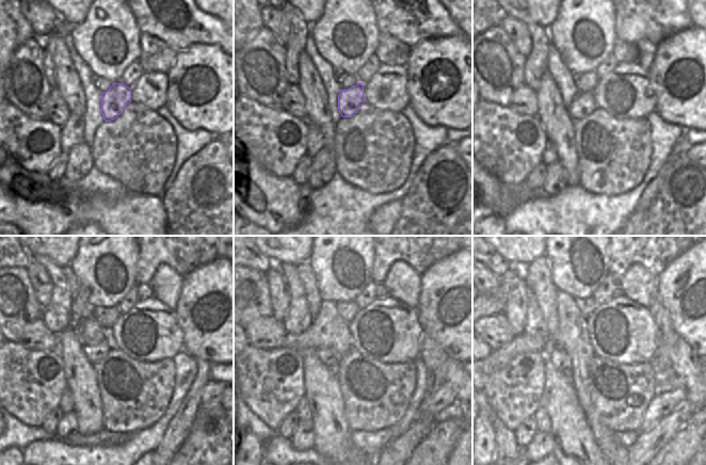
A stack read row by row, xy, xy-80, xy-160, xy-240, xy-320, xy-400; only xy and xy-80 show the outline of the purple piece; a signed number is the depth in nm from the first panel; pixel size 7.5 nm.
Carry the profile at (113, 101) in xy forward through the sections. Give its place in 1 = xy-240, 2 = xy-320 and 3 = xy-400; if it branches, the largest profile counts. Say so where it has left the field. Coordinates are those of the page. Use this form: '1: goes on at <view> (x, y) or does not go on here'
1: goes on at xy-240 (94, 352)
2: goes on at xy-320 (329, 357)
3: goes on at xy-400 (556, 355)

